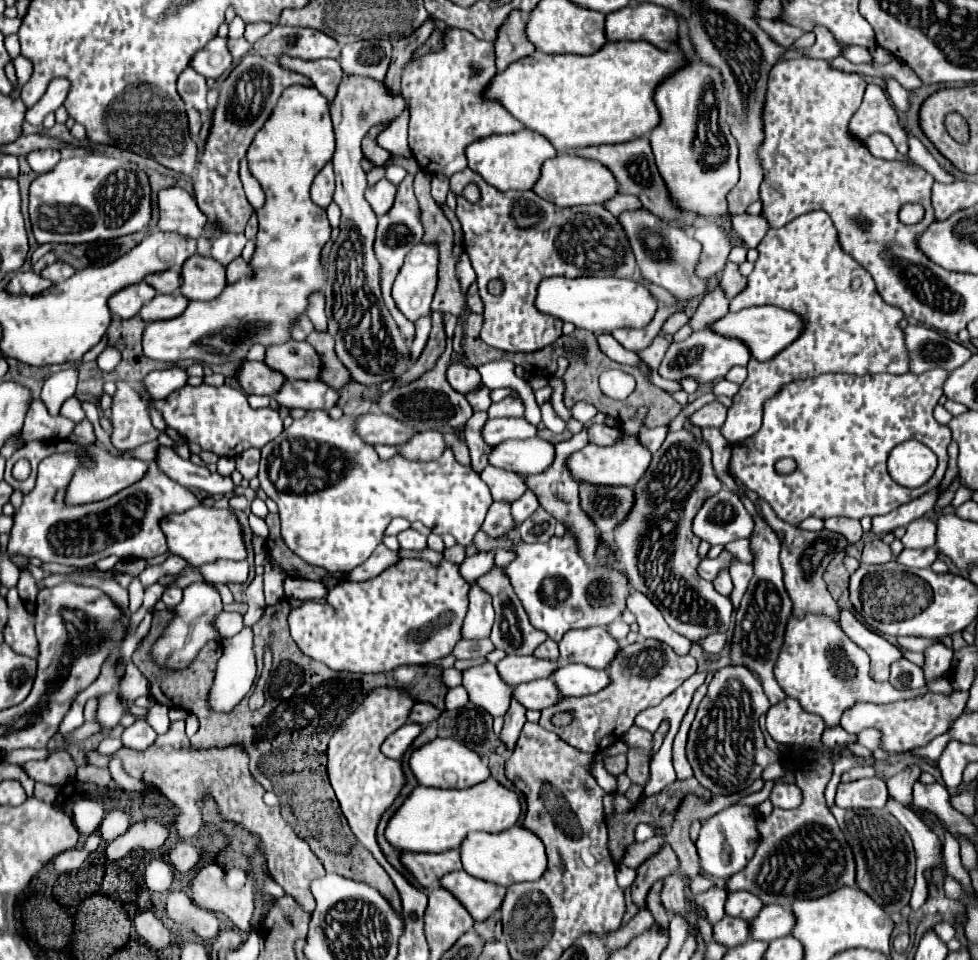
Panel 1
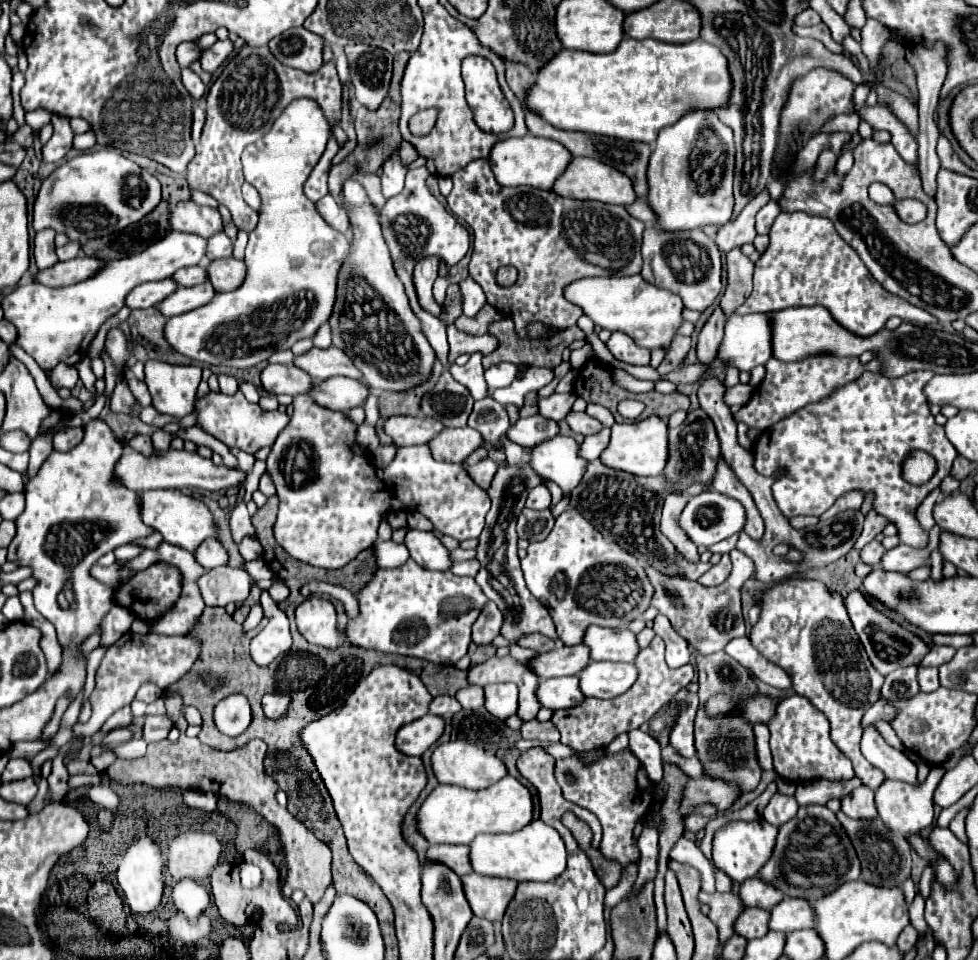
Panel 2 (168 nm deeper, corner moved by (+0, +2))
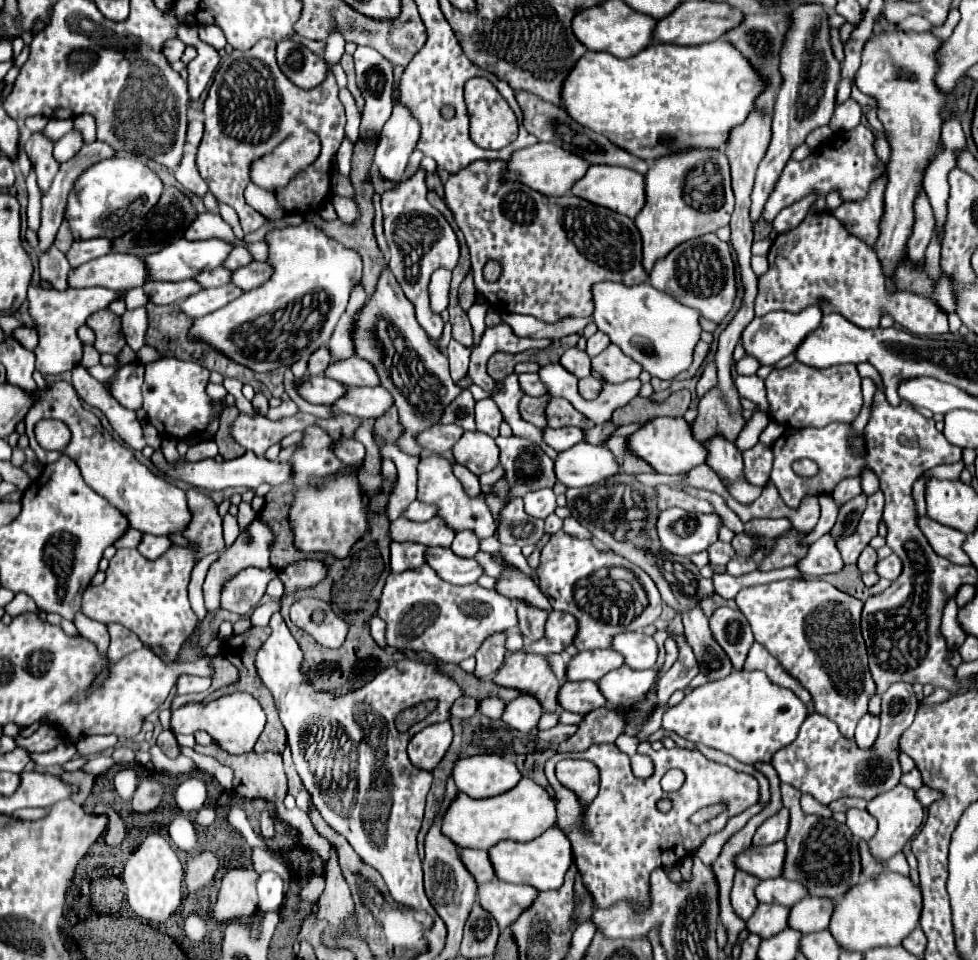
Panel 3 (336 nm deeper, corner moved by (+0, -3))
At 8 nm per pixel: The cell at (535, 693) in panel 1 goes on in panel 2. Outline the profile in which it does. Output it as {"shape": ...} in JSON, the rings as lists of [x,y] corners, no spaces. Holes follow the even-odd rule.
{"shape":[[[564,676],[564,678],[550,678],[538,684],[536,698],[544,708],[560,710],[570,708],[582,702],[584,694],[578,690],[578,678],[576,676]]]}

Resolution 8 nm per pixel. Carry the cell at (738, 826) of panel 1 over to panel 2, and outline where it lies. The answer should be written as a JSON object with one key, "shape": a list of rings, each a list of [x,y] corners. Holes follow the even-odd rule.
{"shape":[[[734,820],[724,824],[720,830],[716,830],[712,840],[712,860],[716,868],[736,882],[744,882],[746,878],[756,876],[760,866],[764,866],[766,858],[770,858],[772,854],[776,832],[778,828],[768,824],[766,820],[752,820],[752,822]]]}

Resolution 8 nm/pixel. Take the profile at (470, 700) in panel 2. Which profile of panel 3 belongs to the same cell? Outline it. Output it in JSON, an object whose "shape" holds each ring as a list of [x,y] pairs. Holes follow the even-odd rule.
{"shape":[[[490,697],[490,699],[480,701],[480,709],[478,709],[478,711],[480,711],[482,715],[490,717],[490,719],[500,719],[502,713],[504,713],[504,707],[506,707],[506,703],[504,703],[502,699]]]}

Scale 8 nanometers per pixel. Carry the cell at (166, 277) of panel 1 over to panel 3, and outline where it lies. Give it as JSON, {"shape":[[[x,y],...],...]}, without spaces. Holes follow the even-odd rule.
{"shape":[[[218,267],[214,271],[204,271],[196,279],[198,279],[198,283],[202,283],[202,287],[220,287],[220,285],[230,283],[232,271],[226,269],[226,267]]]}

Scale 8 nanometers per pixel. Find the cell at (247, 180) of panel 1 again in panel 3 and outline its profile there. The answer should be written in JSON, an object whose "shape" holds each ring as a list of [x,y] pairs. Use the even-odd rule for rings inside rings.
{"shape":[[[250,183],[250,185],[246,187],[244,197],[246,197],[246,201],[248,201],[256,211],[260,211],[262,215],[266,215],[270,221],[280,219],[280,215],[282,215],[282,217],[286,215],[286,211],[280,211],[280,207],[278,207],[274,195],[272,195],[270,191],[266,191],[266,189],[254,185],[254,183]]]}

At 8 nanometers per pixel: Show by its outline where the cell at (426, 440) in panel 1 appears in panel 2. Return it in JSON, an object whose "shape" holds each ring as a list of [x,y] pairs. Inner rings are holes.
{"shape":[[[444,428],[438,436],[428,442],[434,460],[462,462],[482,444],[482,436],[476,430],[466,428]]]}

